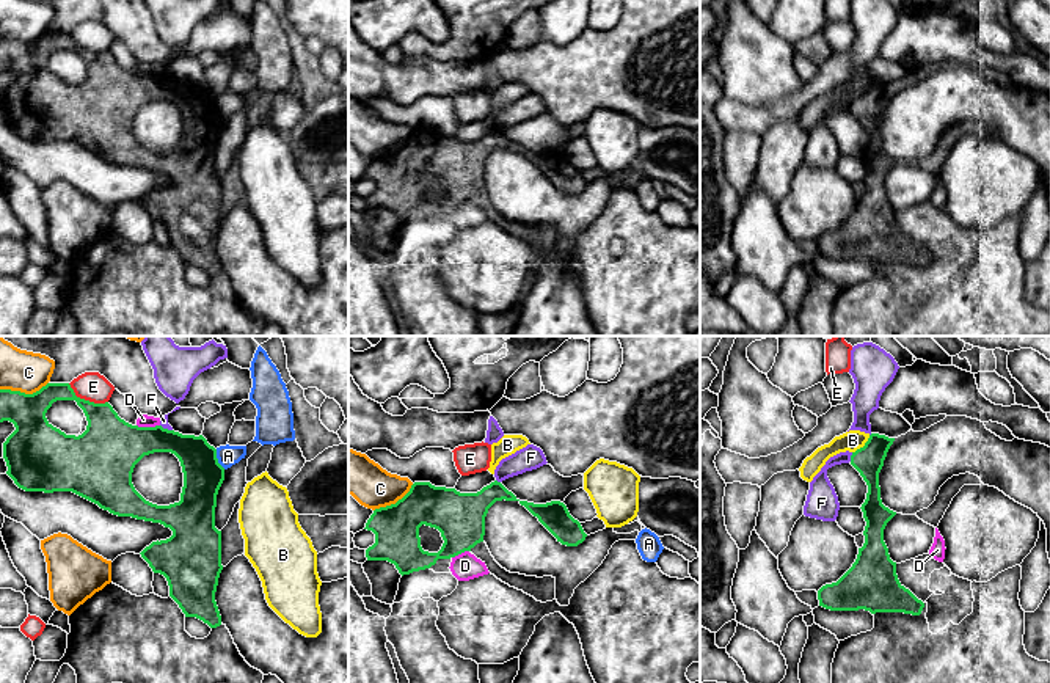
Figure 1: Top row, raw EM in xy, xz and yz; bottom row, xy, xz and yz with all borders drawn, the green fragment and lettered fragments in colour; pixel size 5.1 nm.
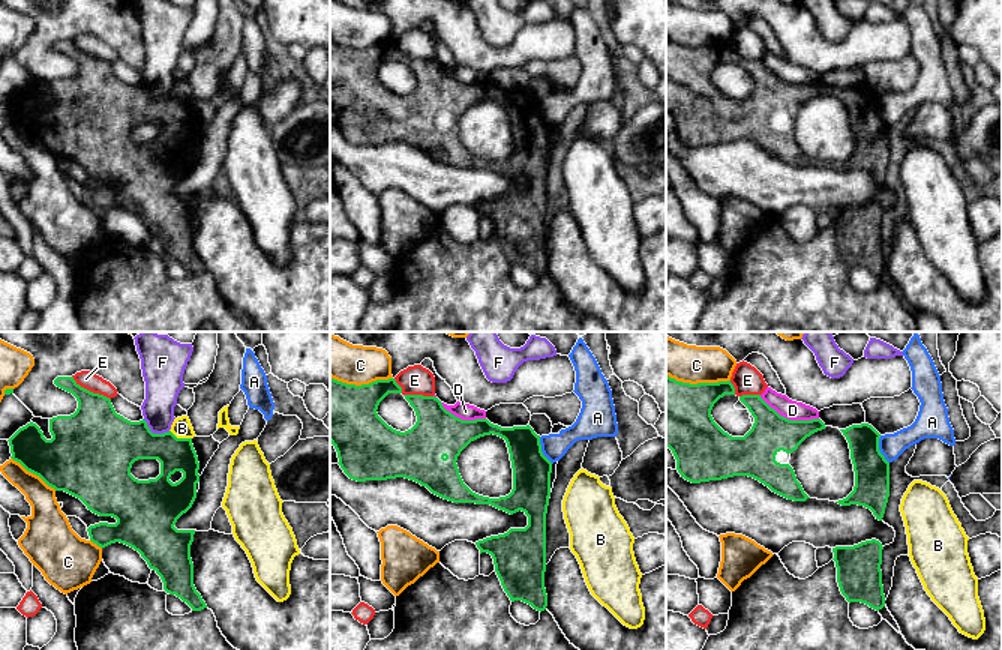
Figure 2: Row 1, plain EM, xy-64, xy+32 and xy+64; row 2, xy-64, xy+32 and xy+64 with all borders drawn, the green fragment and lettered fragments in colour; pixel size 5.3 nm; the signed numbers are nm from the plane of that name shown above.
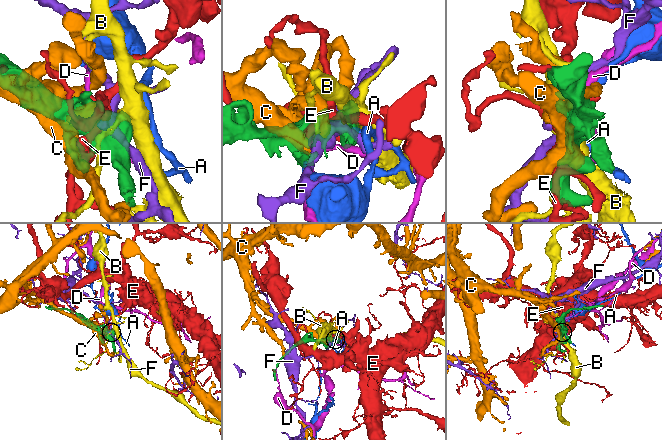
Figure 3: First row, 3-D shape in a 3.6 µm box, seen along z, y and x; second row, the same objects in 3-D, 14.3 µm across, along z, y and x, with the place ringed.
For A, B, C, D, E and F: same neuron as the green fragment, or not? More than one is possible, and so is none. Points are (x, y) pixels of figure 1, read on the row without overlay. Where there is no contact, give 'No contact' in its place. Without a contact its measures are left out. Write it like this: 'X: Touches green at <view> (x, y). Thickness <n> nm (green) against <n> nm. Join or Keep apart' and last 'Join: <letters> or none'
A: Touches green at xy (217, 107). Thickness 200 nm (green) against 110 nm. Keep apart
B: Touches green at yz (864, 94). Thickness 160 nm (green) against 110 nm. Keep apart
C: Touches green at xy (24, 41). Thickness 220 nm (green) against 200 nm. Keep apart
D: Touches green at xy (148, 76). Thickness 320 nm (green) against 60 nm. Keep apart
E: Touches green at xy (87, 49). Thickness 280 nm (green) against 150 nm. Keep apart
F: Touches green at yz (851, 105). Thickness 160 nm (green) against 140 nm. Keep apart
Join: none

